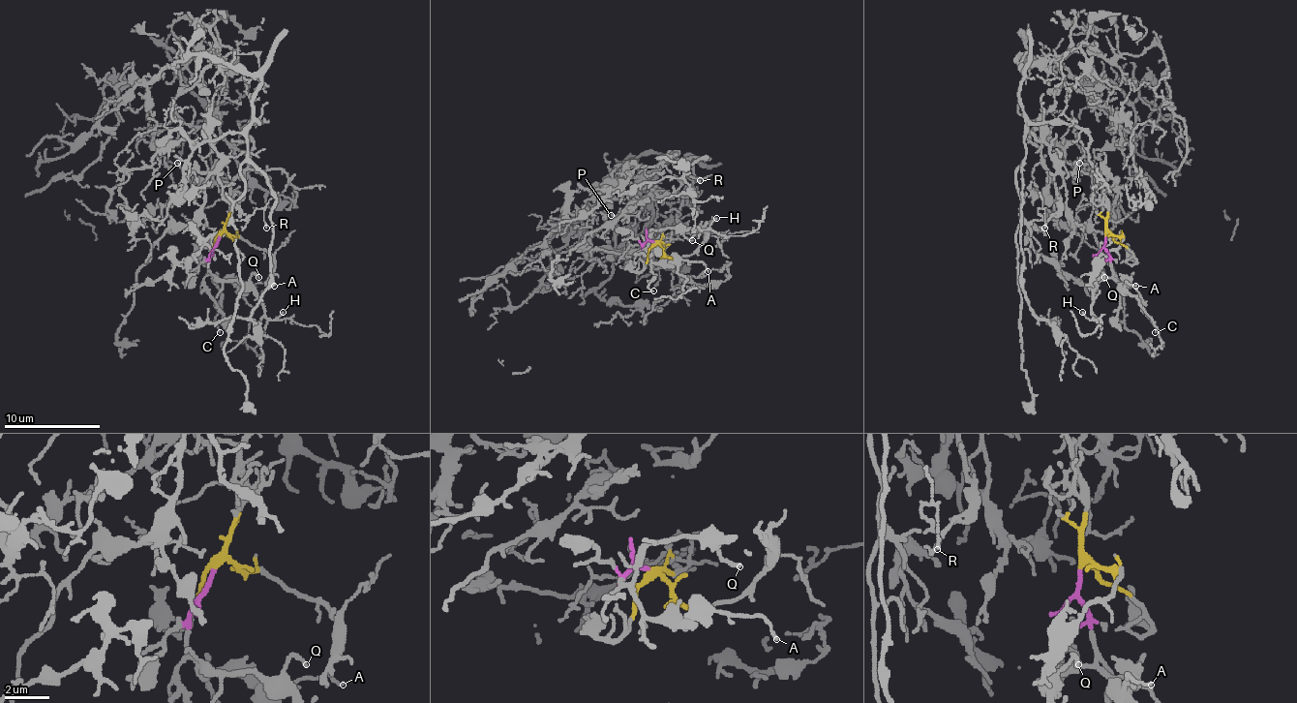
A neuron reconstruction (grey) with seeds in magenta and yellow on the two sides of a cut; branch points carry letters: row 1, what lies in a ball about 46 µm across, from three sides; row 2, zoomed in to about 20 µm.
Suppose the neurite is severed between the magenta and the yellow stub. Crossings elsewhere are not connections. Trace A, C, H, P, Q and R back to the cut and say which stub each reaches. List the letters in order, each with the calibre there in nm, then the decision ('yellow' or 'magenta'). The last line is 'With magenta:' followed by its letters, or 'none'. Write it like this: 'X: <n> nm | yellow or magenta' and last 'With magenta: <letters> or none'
A: 100 nm | magenta
C: 70 nm | magenta
H: 100 nm | magenta
P: 130 nm | yellow
Q: 170 nm | magenta
R: 110 nm | yellow
With magenta: A, C, H, Q

